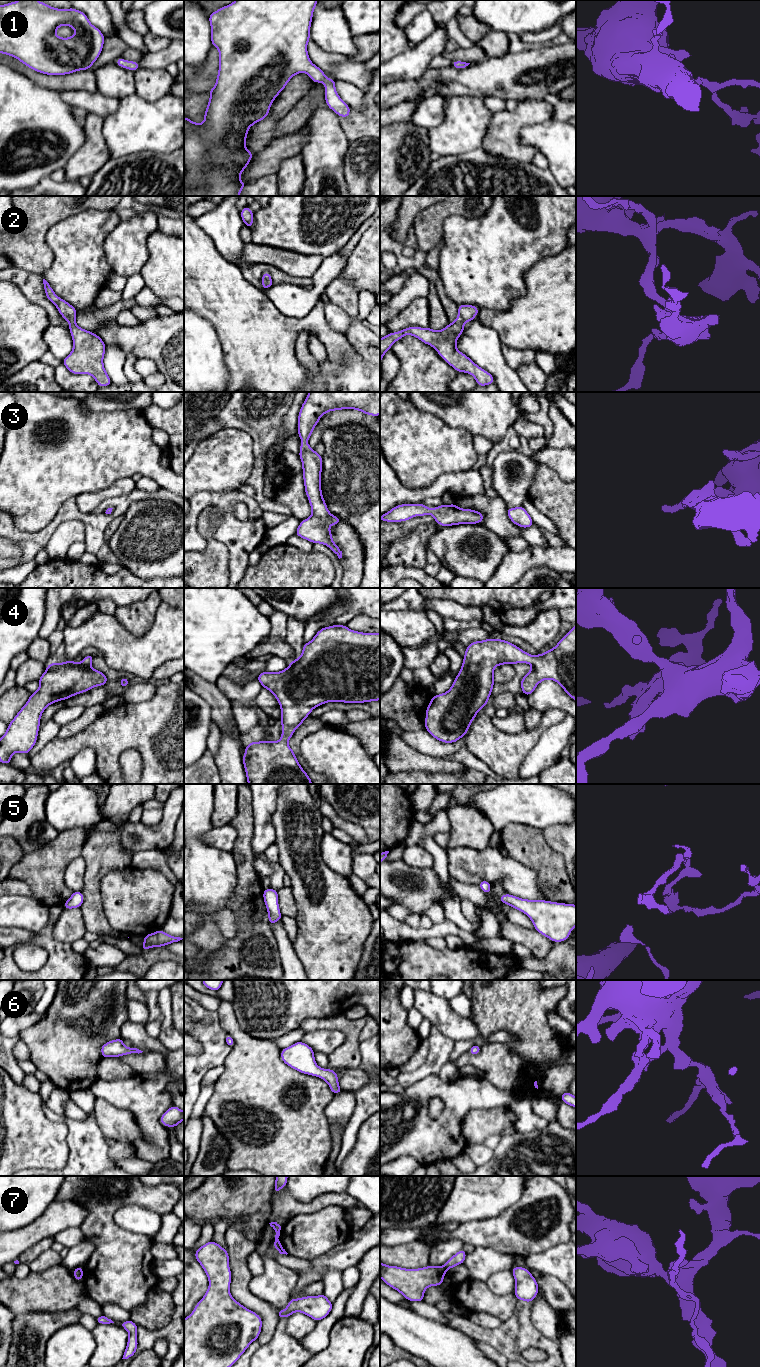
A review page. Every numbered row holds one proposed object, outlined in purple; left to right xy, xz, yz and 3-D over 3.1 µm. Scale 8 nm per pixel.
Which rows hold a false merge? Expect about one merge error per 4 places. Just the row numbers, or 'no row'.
7

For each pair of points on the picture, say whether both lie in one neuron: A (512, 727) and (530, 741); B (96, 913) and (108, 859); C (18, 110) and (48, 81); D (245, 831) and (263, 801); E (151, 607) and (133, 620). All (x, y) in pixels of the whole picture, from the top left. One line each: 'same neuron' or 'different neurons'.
A: different neurons
B: same neuron
C: different neurons
D: different neurons
E: same neuron

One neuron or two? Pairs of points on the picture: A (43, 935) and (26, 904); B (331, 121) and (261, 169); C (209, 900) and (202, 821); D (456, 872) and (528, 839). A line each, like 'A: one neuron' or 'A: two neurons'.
A: two neurons
B: two neurons
C: one neuron
D: two neurons

